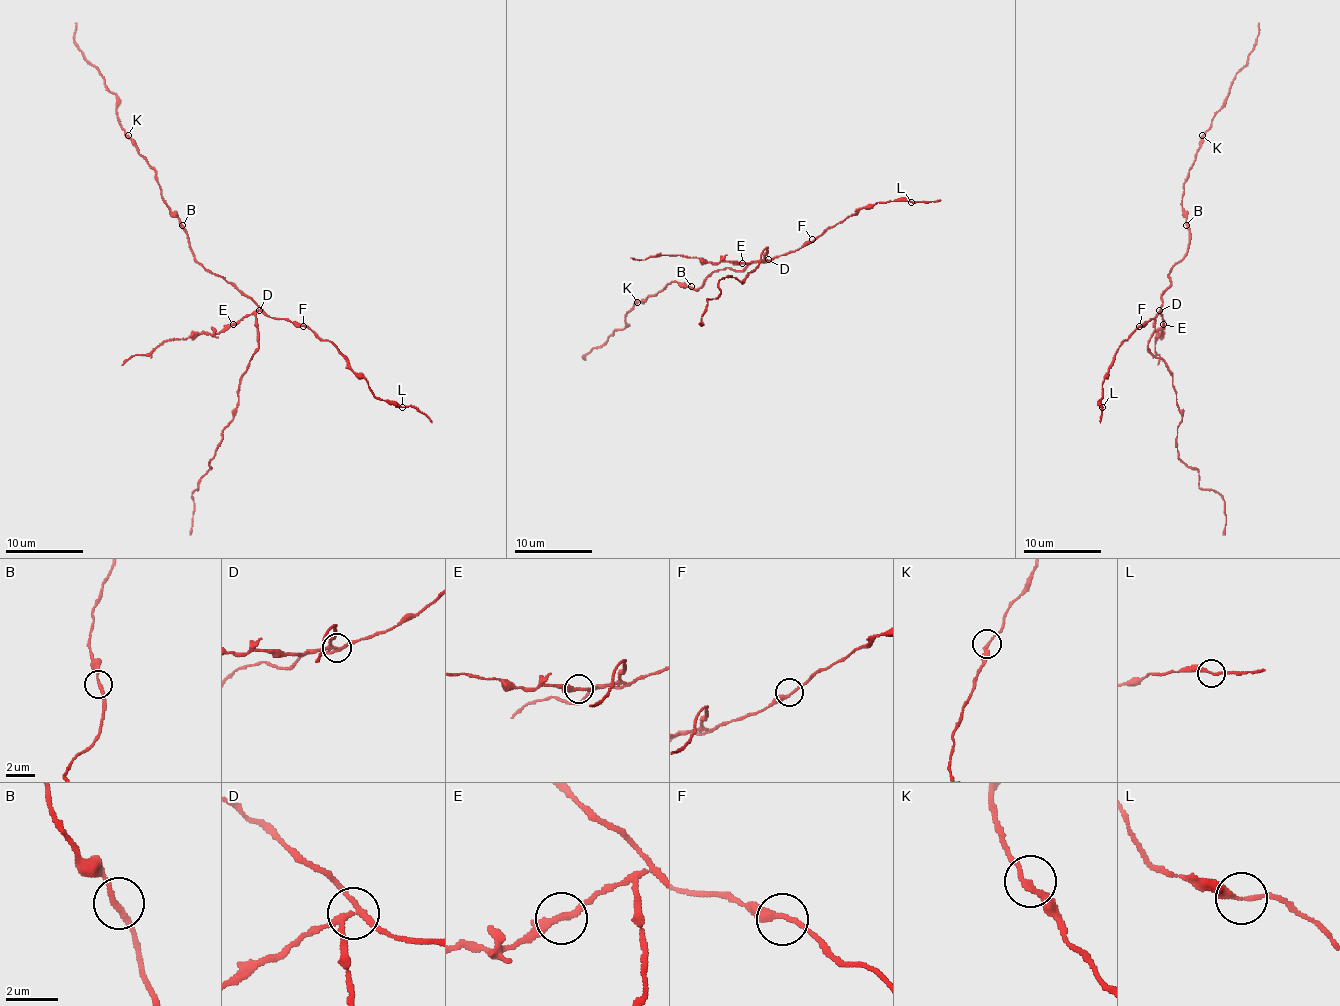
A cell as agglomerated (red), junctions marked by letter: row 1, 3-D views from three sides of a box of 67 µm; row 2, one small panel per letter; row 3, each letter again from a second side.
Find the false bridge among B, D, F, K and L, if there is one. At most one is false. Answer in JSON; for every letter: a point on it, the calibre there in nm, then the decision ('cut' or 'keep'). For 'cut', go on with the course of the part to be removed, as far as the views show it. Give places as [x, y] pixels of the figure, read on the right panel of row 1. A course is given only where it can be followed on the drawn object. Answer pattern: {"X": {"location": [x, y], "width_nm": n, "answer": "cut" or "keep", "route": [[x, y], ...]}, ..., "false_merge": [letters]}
{"B": {"location": [1186, 225], "width_nm": 200, "answer": "keep"}, "D": {"location": [1159, 310], "width_nm": 220, "answer": "cut", "route": [[1159, 311], [1147, 348], [1173, 377], [1180, 424], [1179, 457], [1198, 471], [1198, 486], [1221, 496], [1223, 535]]}, "F": {"location": [1139, 326], "width_nm": 240, "answer": "keep"}, "K": {"location": [1202, 135], "width_nm": 200, "answer": "keep"}, "L": {"location": [1102, 407], "width_nm": 200, "answer": "keep"}, "false_merge": ["D"]}

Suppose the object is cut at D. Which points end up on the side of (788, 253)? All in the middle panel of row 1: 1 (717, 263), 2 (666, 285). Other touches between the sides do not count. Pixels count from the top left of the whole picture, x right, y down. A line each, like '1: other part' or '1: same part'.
1: other part
2: same part

